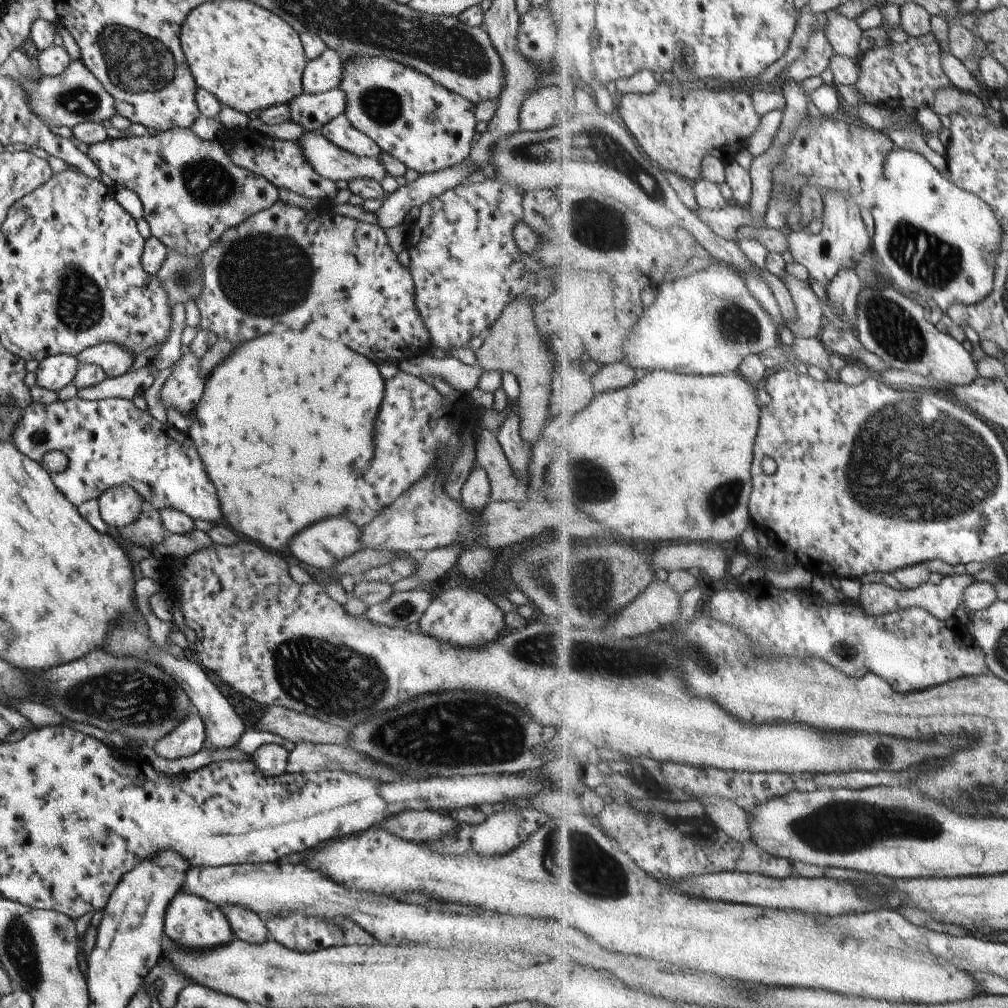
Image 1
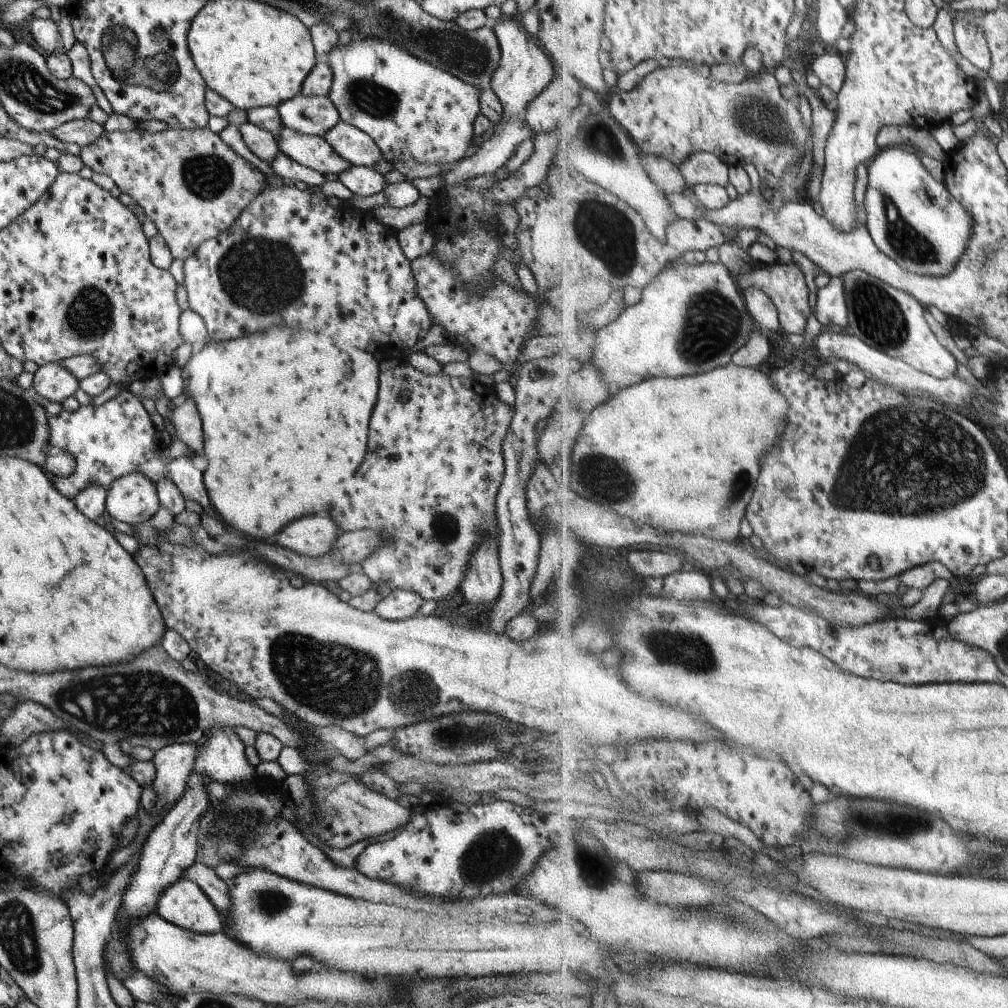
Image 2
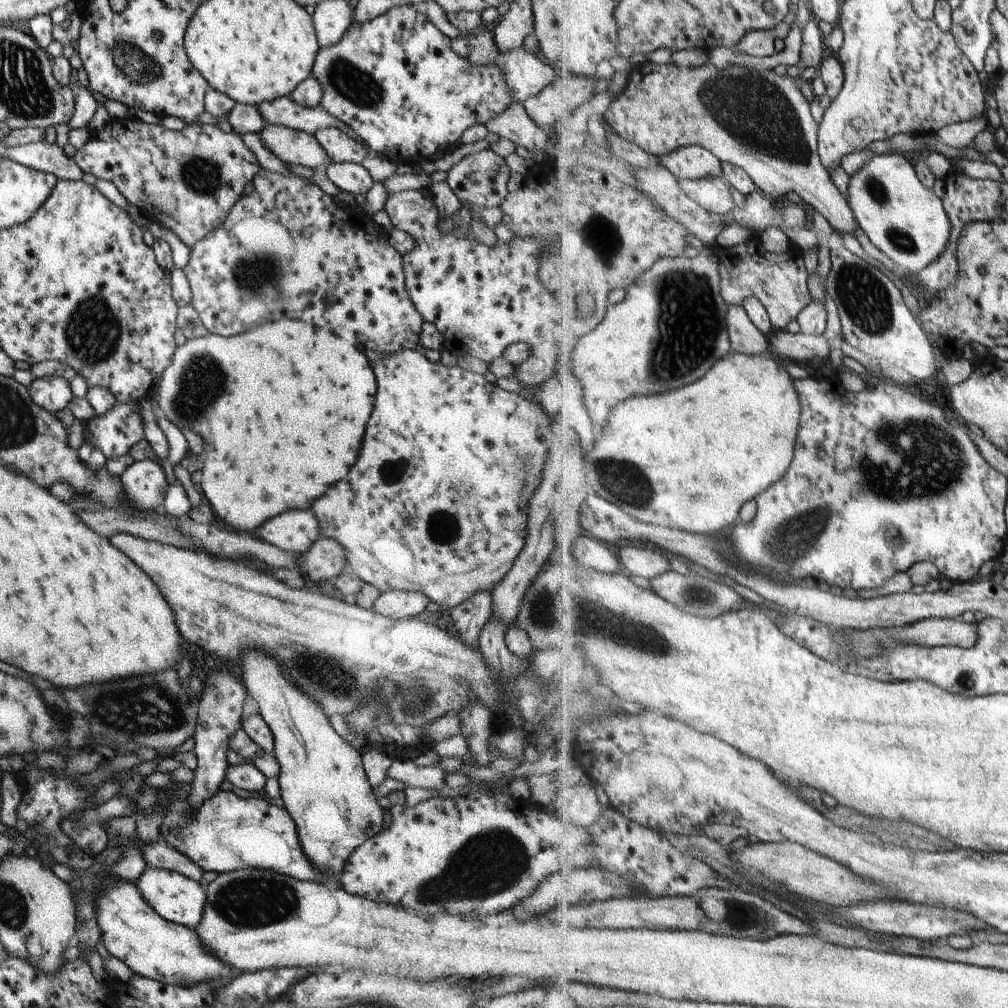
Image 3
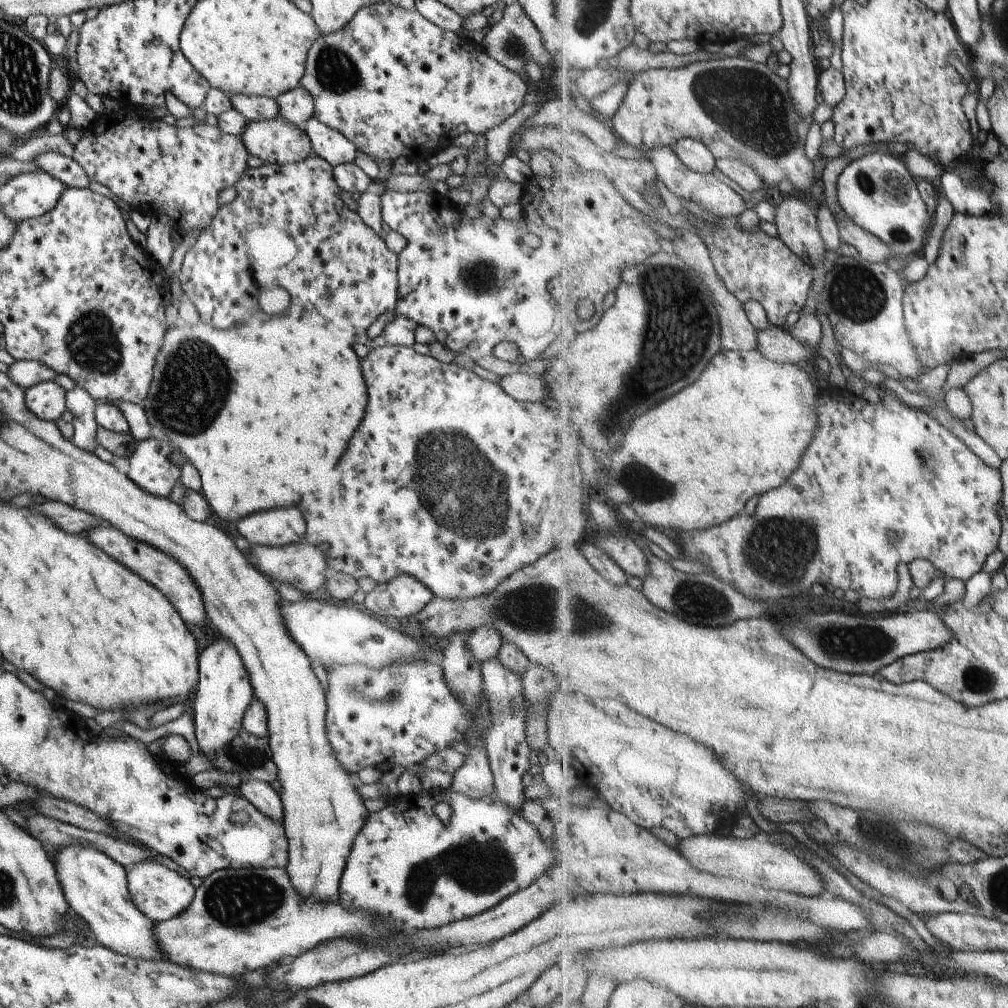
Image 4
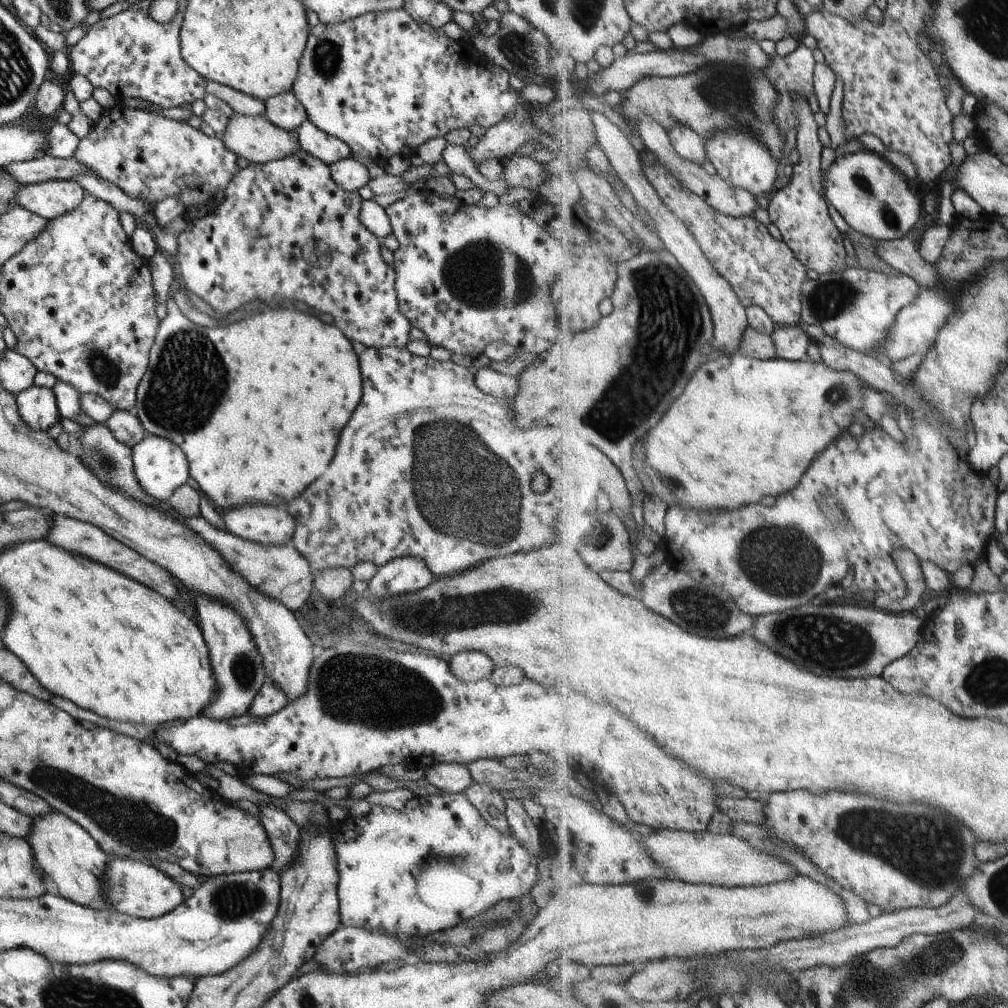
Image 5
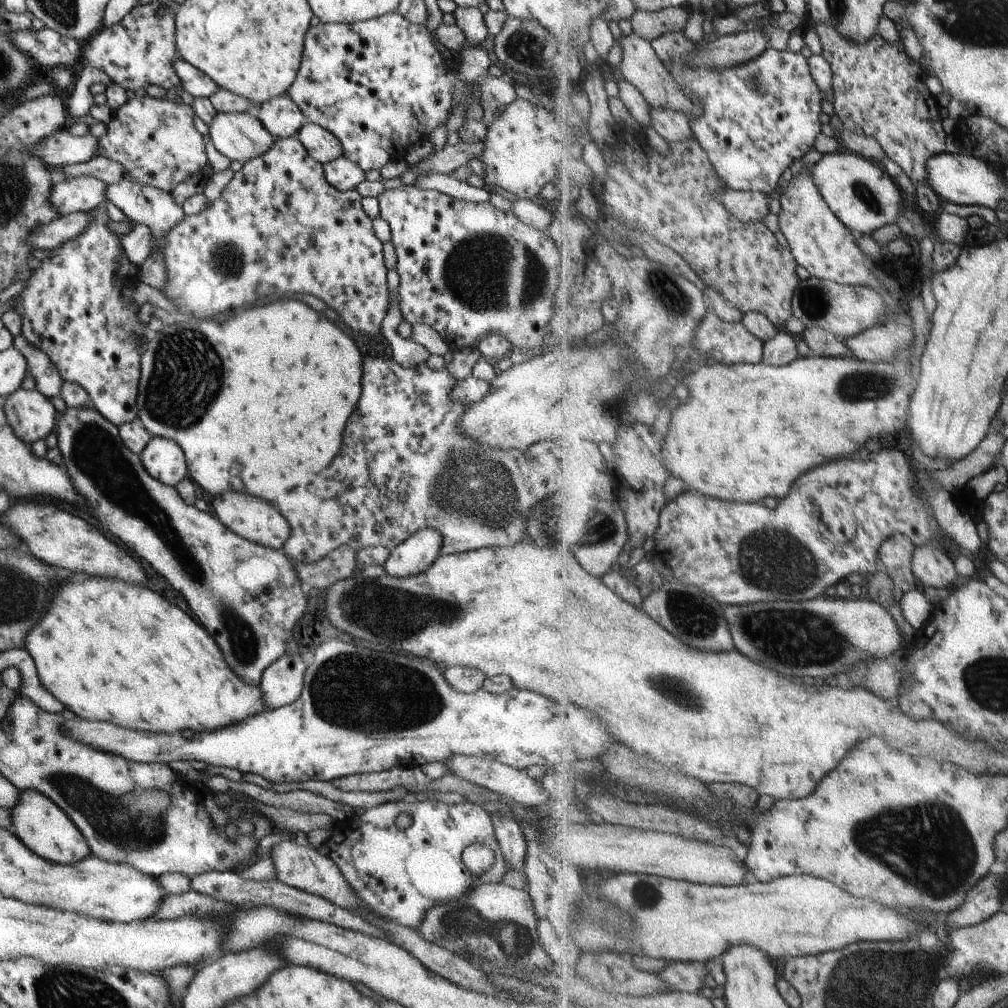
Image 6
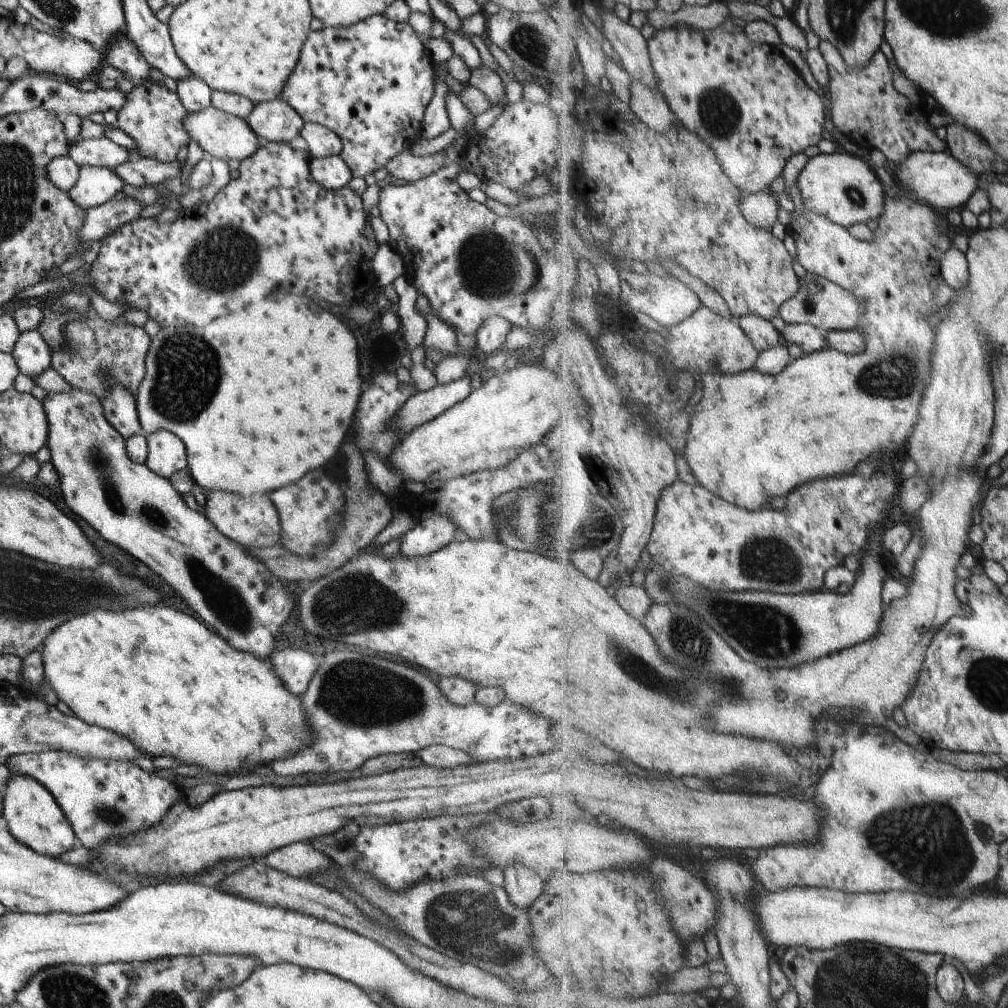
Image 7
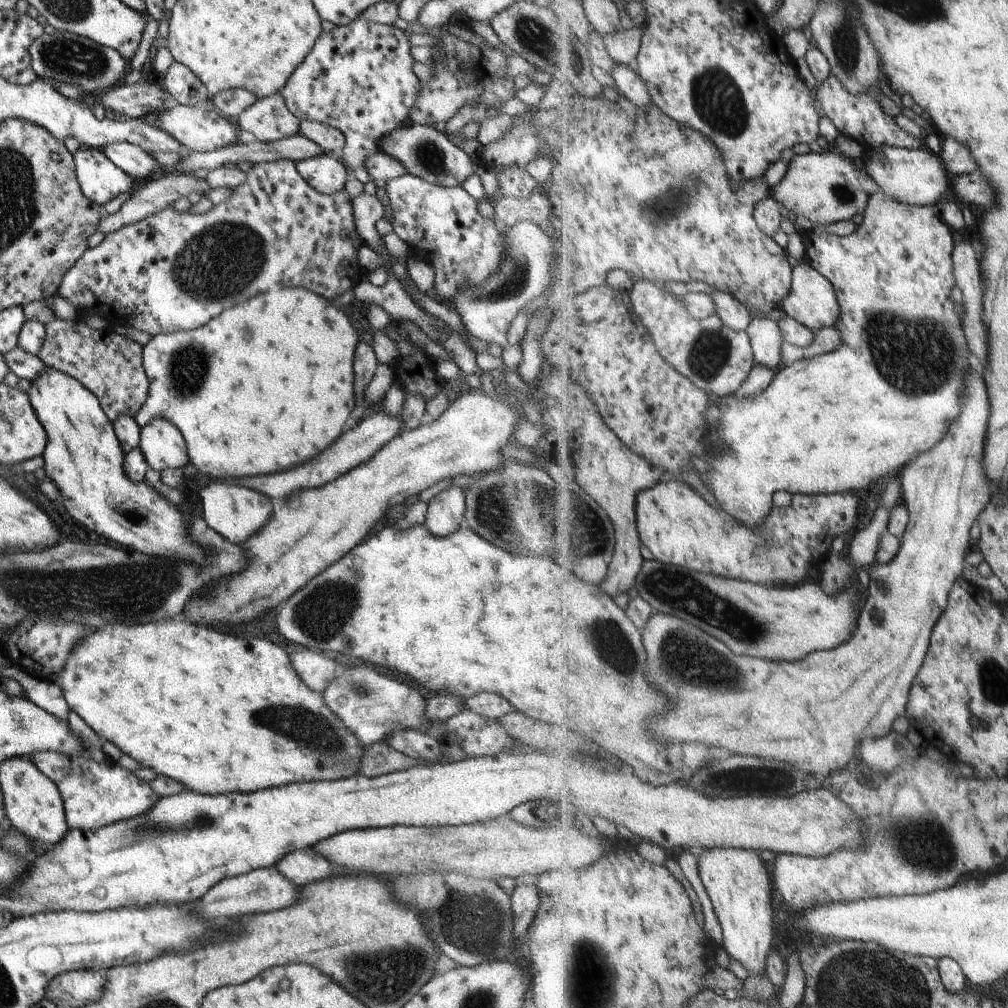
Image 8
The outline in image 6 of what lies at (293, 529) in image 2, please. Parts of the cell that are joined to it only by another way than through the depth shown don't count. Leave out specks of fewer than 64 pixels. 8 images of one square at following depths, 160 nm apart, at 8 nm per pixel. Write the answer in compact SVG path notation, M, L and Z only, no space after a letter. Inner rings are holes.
M227 491L214 496L210 506L211 514L225 528L249 542L279 551L289 536L288 522L281 516L277 508L273 508L267 501L263 502L257 497Z

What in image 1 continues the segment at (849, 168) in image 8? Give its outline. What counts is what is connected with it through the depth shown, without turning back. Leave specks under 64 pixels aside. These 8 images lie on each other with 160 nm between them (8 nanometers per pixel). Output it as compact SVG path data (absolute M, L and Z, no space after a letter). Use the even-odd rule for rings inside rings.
M895 148L887 156L884 181L887 188L871 211L876 227L872 250L885 264L890 282L905 296L933 300L942 312L955 302L985 302L995 290L997 256L1003 246L1003 226L995 208L959 188L913 150Z

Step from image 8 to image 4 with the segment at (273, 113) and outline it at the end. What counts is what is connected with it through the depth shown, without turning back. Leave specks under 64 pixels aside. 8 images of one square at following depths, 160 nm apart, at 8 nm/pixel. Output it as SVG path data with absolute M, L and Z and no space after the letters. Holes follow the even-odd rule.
M299 85L274 99L278 106L278 116L295 126L301 127L312 116L311 95Z

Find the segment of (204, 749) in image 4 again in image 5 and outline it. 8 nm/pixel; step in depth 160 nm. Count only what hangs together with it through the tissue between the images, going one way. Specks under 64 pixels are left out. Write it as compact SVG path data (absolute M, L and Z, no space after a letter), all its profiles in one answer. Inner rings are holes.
M191 592L201 624L201 634L205 641L210 667L214 672L218 694L215 700L204 708L201 716L215 720L227 720L247 712L251 701L264 683L264 666L254 638L247 630L238 612L221 599Z

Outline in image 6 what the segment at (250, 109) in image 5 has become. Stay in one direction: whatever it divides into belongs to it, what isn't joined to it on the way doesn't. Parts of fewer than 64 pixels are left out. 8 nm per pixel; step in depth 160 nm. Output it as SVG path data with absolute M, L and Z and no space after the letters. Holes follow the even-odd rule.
M179 56L172 60L174 75L179 79L180 86L193 97L211 96L218 88L203 72L192 67Z

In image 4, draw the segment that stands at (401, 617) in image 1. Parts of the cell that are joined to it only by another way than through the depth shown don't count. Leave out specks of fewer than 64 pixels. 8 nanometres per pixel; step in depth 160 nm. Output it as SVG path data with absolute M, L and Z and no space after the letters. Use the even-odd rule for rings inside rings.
M399 573L365 593L362 607L373 616L414 616L431 600L432 592L414 576Z

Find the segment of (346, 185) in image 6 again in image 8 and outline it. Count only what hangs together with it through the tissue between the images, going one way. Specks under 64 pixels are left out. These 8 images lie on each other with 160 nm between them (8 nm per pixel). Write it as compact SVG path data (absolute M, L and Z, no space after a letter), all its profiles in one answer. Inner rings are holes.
M326 154L297 161L294 165L299 176L313 190L324 195L343 190L348 178L345 166Z

